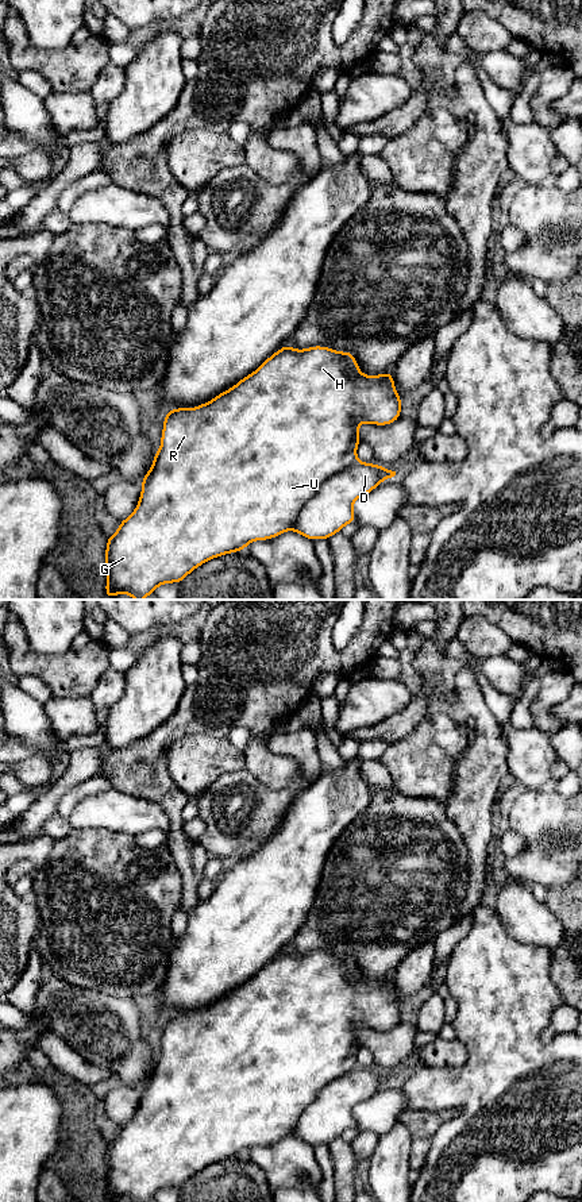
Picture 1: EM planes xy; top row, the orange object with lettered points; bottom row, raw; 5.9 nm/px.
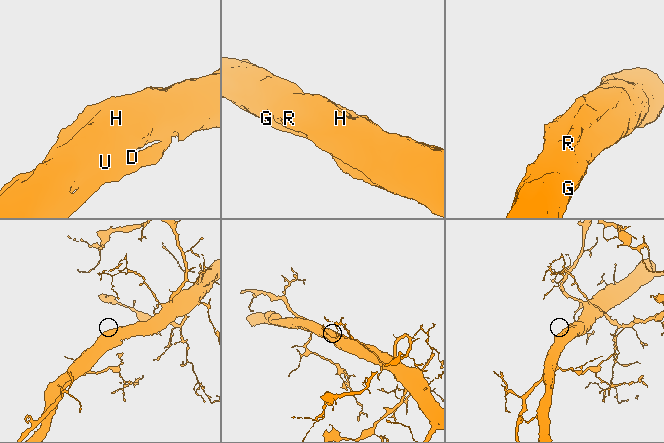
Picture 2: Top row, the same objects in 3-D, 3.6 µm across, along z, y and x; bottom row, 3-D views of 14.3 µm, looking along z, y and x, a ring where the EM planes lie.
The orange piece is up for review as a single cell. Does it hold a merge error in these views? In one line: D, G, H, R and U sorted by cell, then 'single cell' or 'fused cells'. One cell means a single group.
D G H R U; single cell

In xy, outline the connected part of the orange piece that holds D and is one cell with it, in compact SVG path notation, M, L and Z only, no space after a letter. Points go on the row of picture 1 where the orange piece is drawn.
M288 344L270 355L255 371L211 401L196 408L174 408L169 411L163 416L161 448L155 451L153 466L140 481L142 492L138 505L127 519L120 521L117 531L107 538L105 598L109 600L116 594L128 594L135 600L143 600L154 594L155 589L163 583L173 582L180 585L186 575L207 560L243 551L253 542L270 540L290 529L312 542L317 539L328 540L332 535L340 532L346 524L356 523L352 505L359 497L369 494L378 485L396 475L396 471L377 463L358 461L356 448L362 440L358 427L362 423L390 425L400 417L401 394L394 388L393 371L378 375L363 375L351 351L339 352L324 346L297 350Z

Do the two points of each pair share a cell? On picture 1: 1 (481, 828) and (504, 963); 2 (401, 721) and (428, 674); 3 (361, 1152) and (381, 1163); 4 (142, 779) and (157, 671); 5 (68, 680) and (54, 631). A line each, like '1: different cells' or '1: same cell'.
1: different cells
2: same cell
3: different cells
4: different cells
5: different cells

